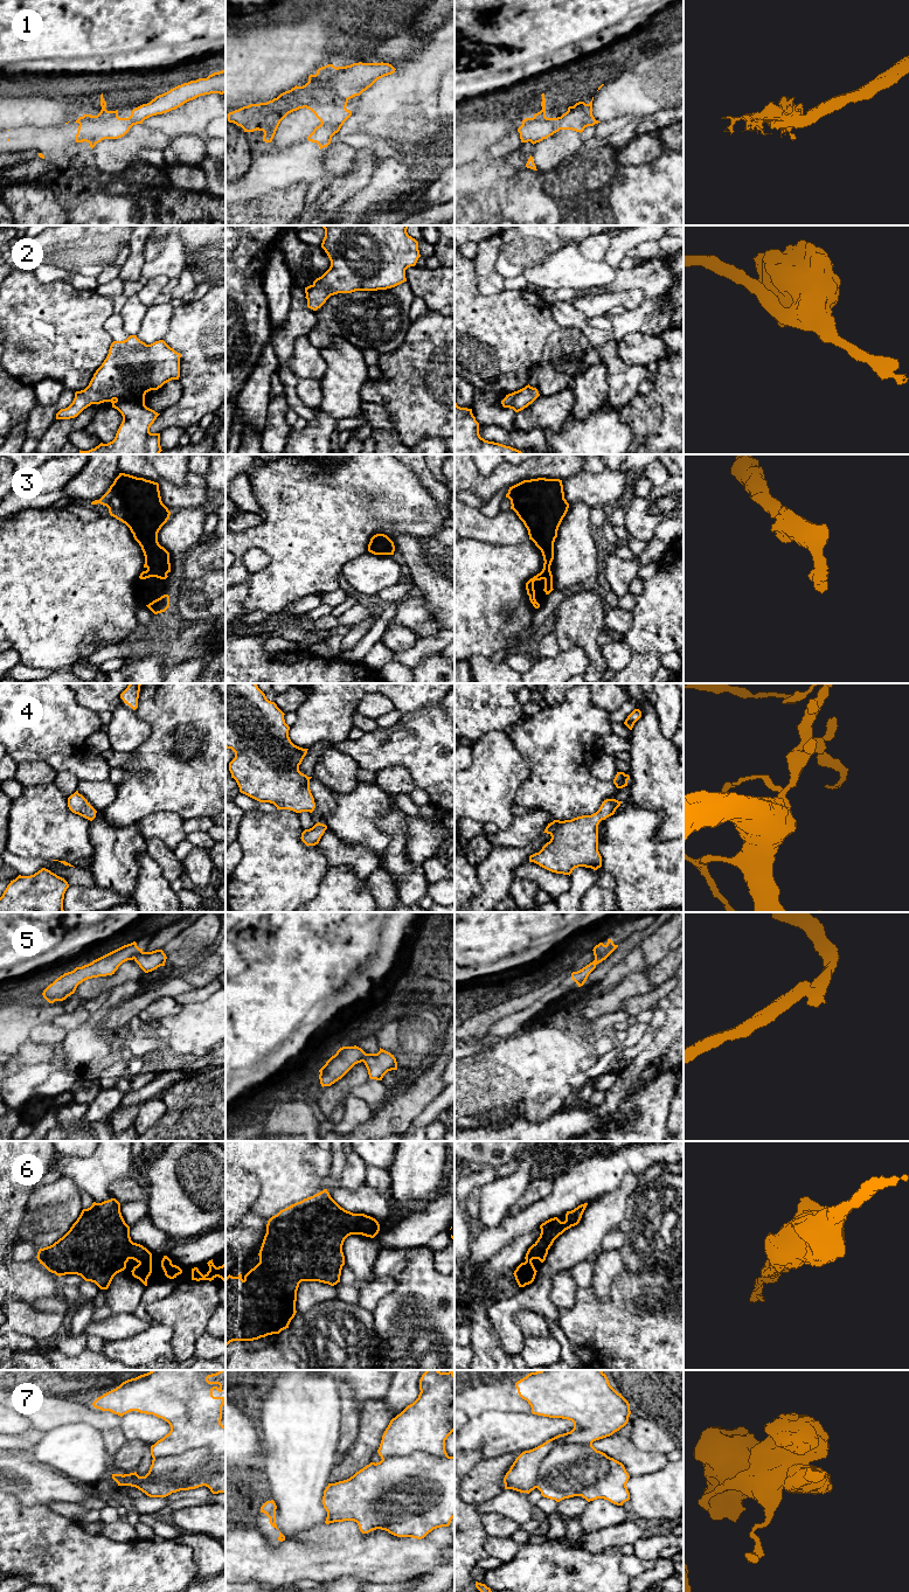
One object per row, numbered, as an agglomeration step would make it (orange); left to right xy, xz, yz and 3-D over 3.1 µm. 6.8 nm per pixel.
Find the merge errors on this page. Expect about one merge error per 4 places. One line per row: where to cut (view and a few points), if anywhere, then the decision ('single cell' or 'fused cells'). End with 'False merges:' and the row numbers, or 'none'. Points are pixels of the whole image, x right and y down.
1: cut none; single cell
2: cut none; single cell
3: cut none; single cell
4: cut none; single cell
5: cut yz (615, 945), (595, 959); fused cells
6: cut none; single cell
7: cut yz (591, 1443), (557, 1444), (541, 1461), (535, 1487); fused cells
False merges: 5, 7

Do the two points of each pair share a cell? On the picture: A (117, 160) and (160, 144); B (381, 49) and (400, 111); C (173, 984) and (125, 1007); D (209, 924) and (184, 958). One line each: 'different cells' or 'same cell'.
A: same cell
B: different cells
C: same cell
D: same cell

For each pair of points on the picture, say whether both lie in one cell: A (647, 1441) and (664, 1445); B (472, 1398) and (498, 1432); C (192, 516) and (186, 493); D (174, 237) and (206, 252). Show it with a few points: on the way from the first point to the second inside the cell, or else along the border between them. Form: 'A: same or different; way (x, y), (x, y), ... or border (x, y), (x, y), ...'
A: same; way (651, 1441), (660, 1443)
B: different; border (483, 1412), (479, 1416)
C: different; border (208, 507), (187, 507), (171, 513)
D: different; border (180, 237), (185, 249), (187, 268)

